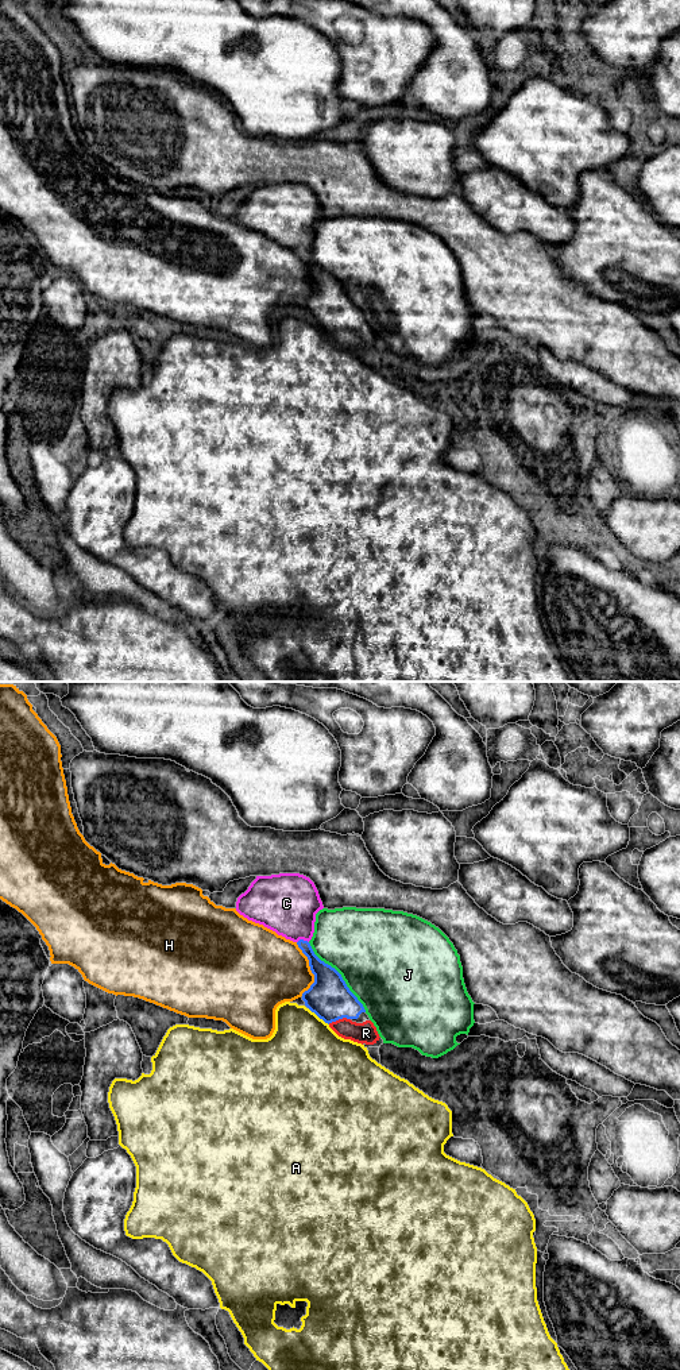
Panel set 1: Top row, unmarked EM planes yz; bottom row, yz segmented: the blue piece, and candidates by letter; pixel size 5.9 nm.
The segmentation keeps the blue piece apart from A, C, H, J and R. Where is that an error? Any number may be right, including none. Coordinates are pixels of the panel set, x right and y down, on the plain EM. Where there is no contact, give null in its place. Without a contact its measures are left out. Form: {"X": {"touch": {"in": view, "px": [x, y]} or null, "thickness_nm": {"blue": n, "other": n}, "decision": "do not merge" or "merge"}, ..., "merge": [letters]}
{"A": {"touch": {"in": "yz", "px": [319, 325]}, "thickness_nm": {"blue": 260, "other": 460}, "decision": "do not merge"}, "C": {"touch": {"in": "yz", "px": [302, 249]}, "thickness_nm": {"blue": 130, "other": 360}, "decision": "do not merge"}, "H": {"touch": {"in": "yz", "px": [310, 278]}, "thickness_nm": {"blue": 260, "other": 420}, "decision": "do not merge"}, "J": {"touch": {"in": "yz", "px": [340, 284]}, "thickness_nm": {"blue": 260, "other": 500}, "decision": "do not merge"}, "R": {"touch": {"in": "yz", "px": [339, 327]}, "thickness_nm": {"blue": 260, "other": 130}, "decision": "merge"}, "merge": ["R"]}

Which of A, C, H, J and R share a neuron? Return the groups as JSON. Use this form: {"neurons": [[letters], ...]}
{"neurons": [["A"], ["C"], ["H"], ["J"], ["R"]]}

